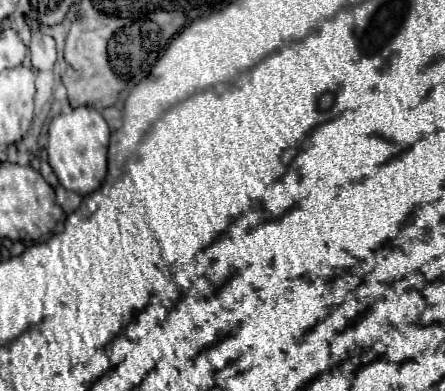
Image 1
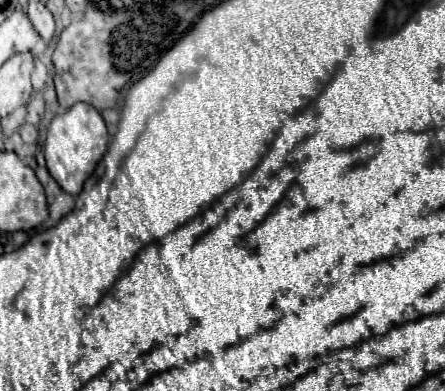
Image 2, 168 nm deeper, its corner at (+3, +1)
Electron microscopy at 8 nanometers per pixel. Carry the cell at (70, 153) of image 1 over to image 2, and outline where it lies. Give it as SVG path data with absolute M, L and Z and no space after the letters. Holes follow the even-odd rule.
M75 103L67 113L57 115L49 125L45 141L45 161L51 177L69 195L79 195L83 181L95 171L97 163L105 155L107 143L109 133L99 111L93 109L89 103Z

